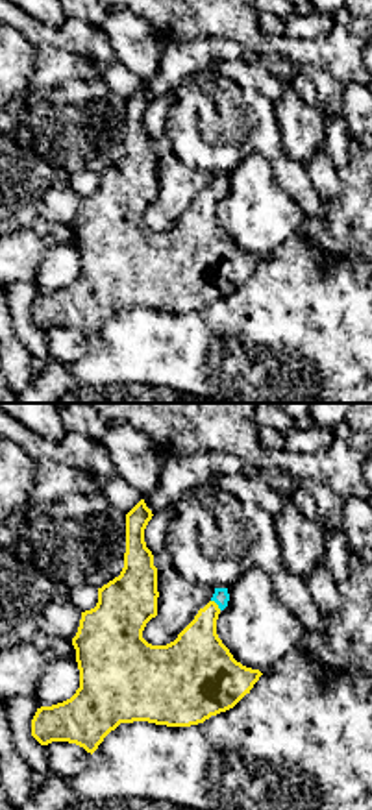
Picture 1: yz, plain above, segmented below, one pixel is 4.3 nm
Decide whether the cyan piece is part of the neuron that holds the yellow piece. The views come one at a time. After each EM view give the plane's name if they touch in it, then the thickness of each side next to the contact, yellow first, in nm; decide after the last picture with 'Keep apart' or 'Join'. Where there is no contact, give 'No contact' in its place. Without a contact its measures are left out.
Touches yellow in yz. Thickness 260 nm (yellow) against 70 nm

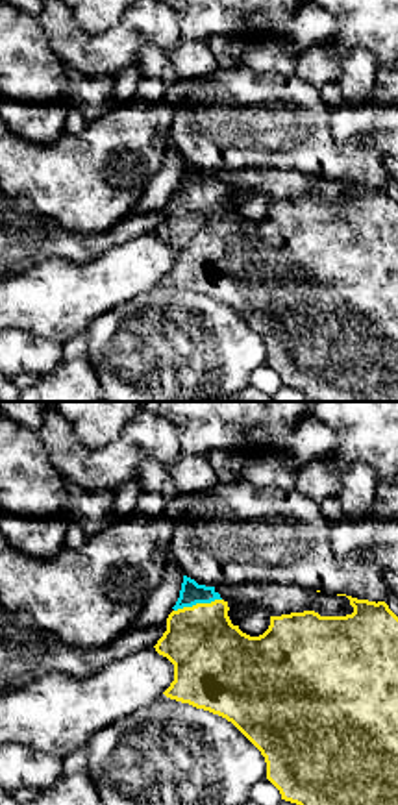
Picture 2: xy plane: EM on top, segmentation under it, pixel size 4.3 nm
Touches yellow in xy. Thickness 340 nm (yellow) against 100 nm

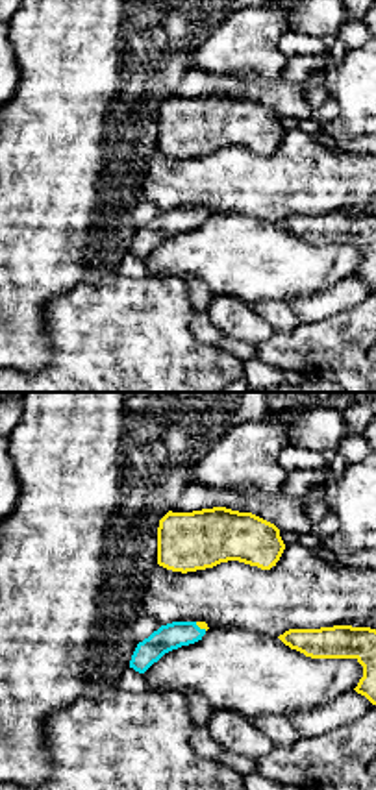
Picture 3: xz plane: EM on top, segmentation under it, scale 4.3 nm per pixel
Touches yellow in xz. Thickness 30 nm (yellow) against 120 nm

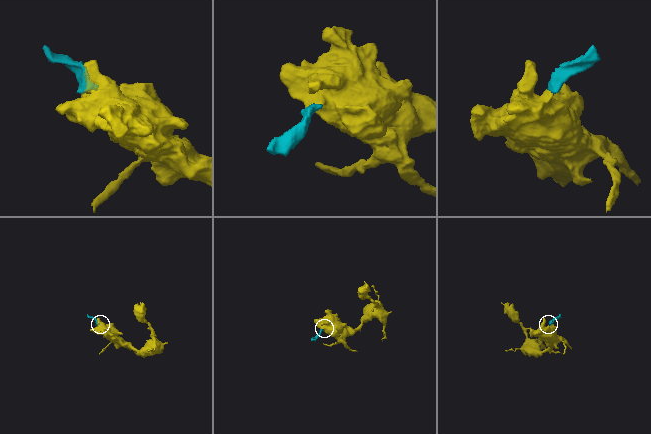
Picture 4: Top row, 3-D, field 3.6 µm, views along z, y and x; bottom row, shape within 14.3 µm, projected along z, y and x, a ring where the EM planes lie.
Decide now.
Join

